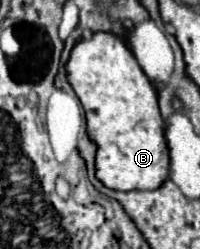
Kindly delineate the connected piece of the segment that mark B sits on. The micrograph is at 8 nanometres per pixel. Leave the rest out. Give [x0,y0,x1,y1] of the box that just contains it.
[66,33,168,191]

